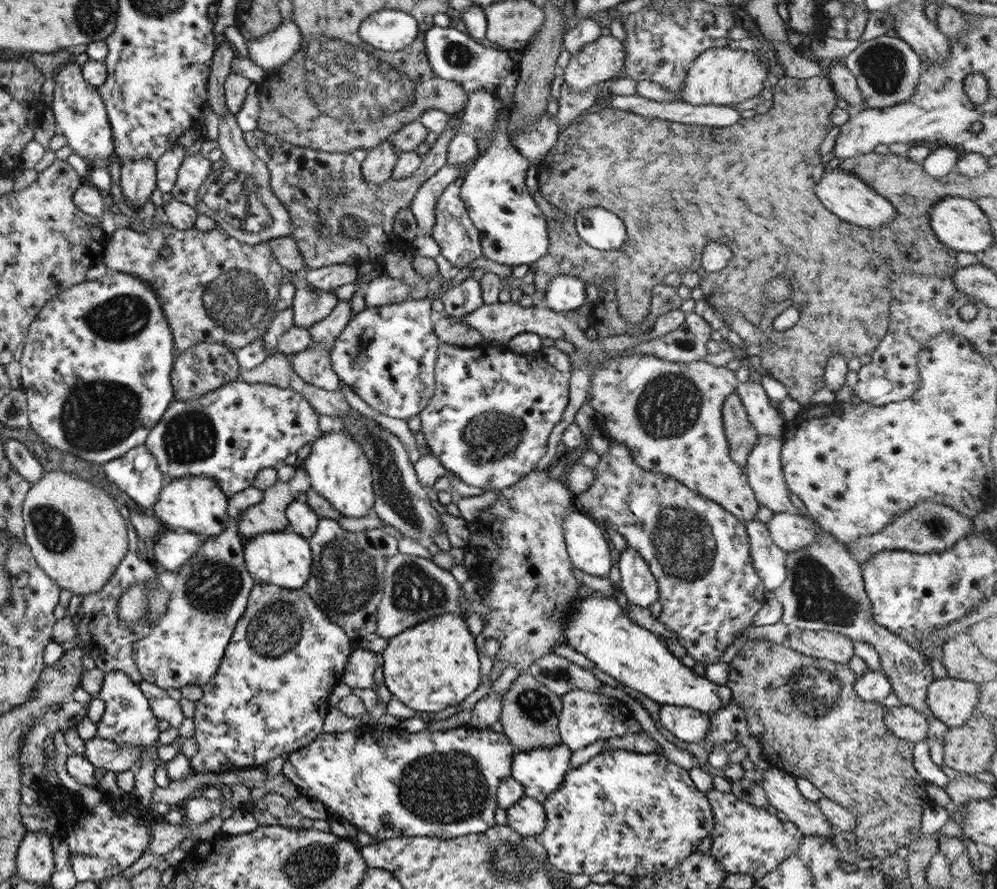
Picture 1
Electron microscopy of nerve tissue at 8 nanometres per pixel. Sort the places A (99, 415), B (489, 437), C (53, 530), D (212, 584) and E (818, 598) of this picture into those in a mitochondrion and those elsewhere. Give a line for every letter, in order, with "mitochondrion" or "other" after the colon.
A: mitochondrion
B: mitochondrion
C: mitochondrion
D: mitochondrion
E: mitochondrion

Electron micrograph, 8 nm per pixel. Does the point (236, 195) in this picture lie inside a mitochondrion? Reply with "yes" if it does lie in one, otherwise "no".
yes

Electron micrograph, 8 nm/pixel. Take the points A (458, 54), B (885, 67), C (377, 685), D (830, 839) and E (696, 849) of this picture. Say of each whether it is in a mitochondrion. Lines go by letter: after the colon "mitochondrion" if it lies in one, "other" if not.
A: mitochondrion
B: mitochondrion
C: other
D: other
E: other

